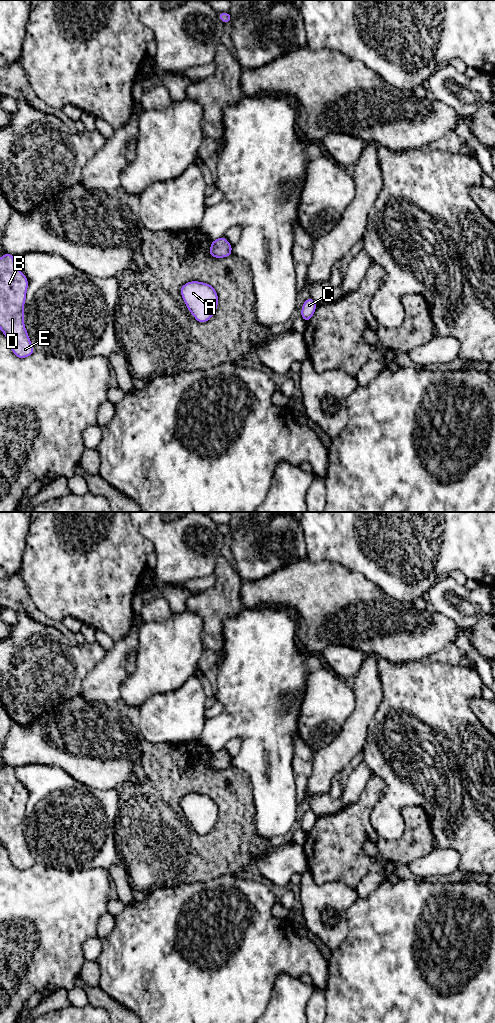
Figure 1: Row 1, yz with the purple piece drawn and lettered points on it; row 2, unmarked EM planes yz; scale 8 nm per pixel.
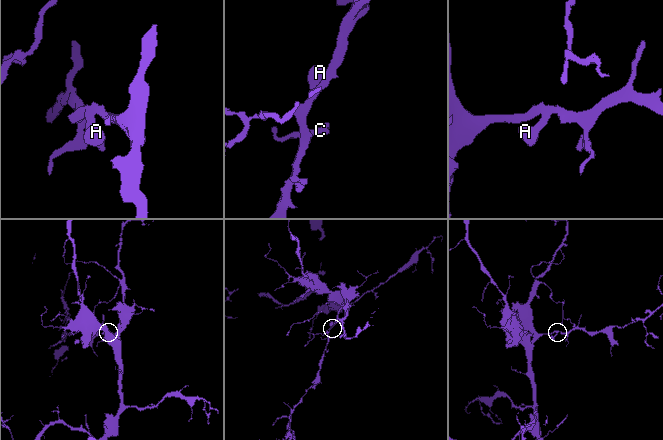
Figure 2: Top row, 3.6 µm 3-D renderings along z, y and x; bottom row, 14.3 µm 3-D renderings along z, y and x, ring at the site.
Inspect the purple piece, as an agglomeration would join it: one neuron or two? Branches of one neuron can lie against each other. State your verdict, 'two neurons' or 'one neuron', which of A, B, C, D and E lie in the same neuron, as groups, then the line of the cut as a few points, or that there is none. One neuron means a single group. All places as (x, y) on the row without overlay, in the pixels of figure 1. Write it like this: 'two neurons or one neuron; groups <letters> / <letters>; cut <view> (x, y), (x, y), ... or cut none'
one neuron; groups A B C D E; cut none

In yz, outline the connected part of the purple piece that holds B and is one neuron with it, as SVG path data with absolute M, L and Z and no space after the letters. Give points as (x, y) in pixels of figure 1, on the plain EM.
M6 765L0 770L0 841L9 853L12 864L20 871L35 864L24 837L24 815L28 800L28 791L16 779L14 767Z

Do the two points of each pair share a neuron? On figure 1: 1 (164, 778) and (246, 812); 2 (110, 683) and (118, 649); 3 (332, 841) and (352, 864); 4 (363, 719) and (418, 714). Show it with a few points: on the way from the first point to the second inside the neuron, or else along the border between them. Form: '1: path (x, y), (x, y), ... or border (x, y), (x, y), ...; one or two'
1: path (184, 778), (200, 778), (216, 783), (226, 792); one
2: path (110, 675), (117, 657); one
3: path (335, 847), (346, 858); one
4: border (382, 696), (382, 701), (369, 725), (365, 740); two

